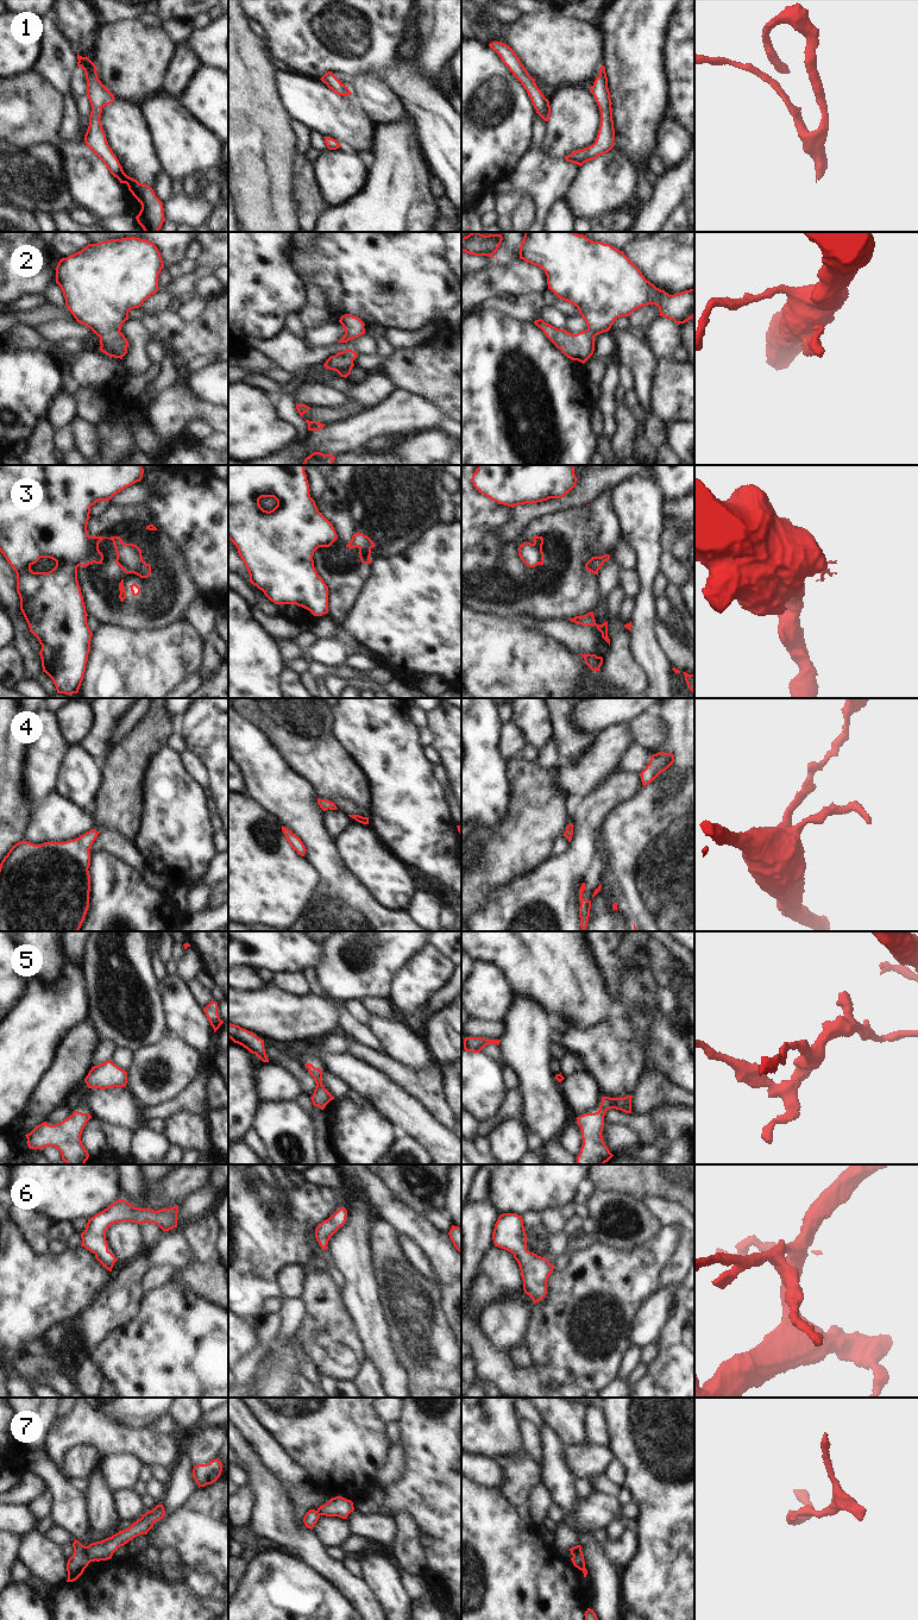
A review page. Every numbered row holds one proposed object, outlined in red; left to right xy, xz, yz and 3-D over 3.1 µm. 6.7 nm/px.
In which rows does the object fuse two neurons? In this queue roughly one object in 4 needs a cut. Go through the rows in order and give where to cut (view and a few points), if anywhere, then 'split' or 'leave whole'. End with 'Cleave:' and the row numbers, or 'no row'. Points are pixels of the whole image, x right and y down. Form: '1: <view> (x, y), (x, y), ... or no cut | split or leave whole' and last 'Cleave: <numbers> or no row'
1: no cut | leave whole
2: no cut | leave whole
3: yz (533, 544), (540, 551), (539, 563) | split
4: no cut | leave whole
5: no cut | leave whole
6: no cut | leave whole
7: xy (85, 1546), (85, 1553), (90, 1561) | split
Cleave: 3, 7

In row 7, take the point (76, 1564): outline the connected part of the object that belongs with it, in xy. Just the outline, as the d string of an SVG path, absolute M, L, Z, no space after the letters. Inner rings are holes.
M74 1540L73 1547L74 1547L74 1553L68 1559L67 1563L67 1571L68 1571L67 1582L76 1581L90 1563L89 1558L84 1552L86 1550L84 1545L82 1545L78 1540Z

